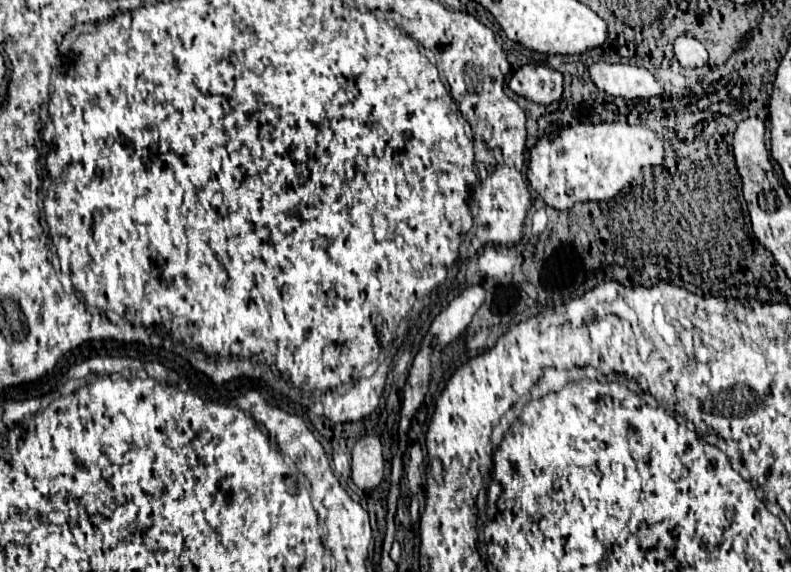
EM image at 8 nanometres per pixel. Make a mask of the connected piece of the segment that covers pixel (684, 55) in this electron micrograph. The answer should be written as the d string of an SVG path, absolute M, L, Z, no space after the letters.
M680 38L674 44L676 58L682 66L704 66L708 62L706 58L706 48L696 40L696 38Z

